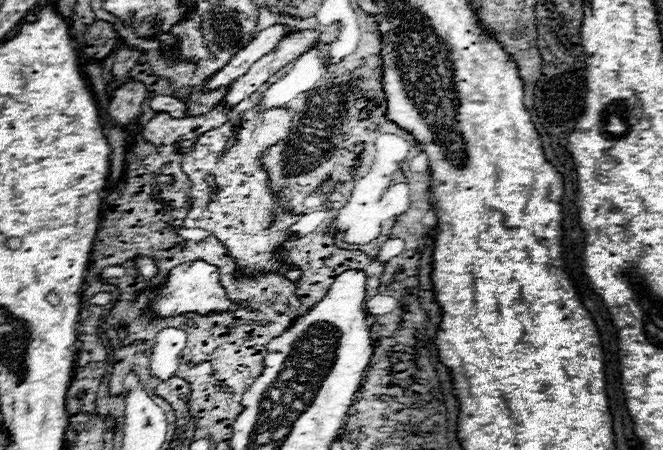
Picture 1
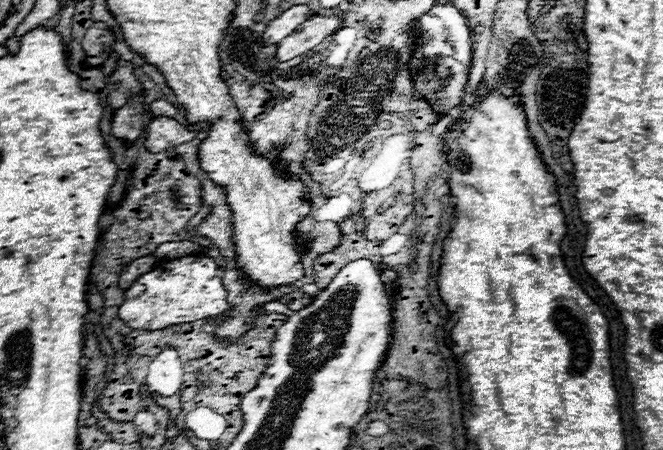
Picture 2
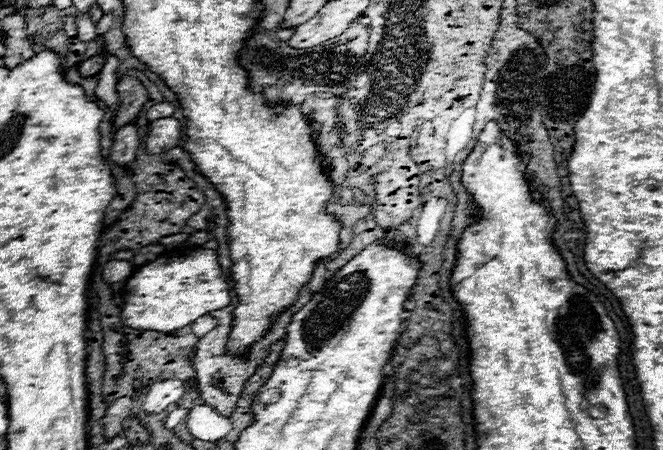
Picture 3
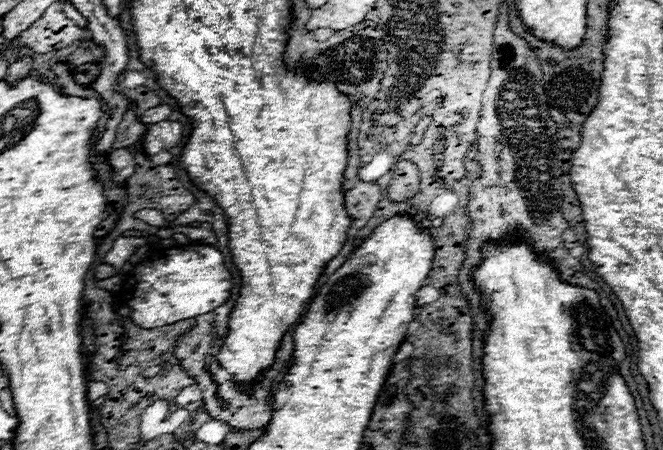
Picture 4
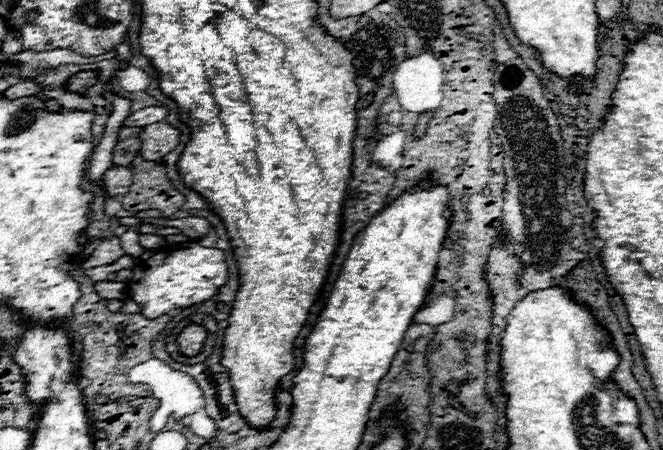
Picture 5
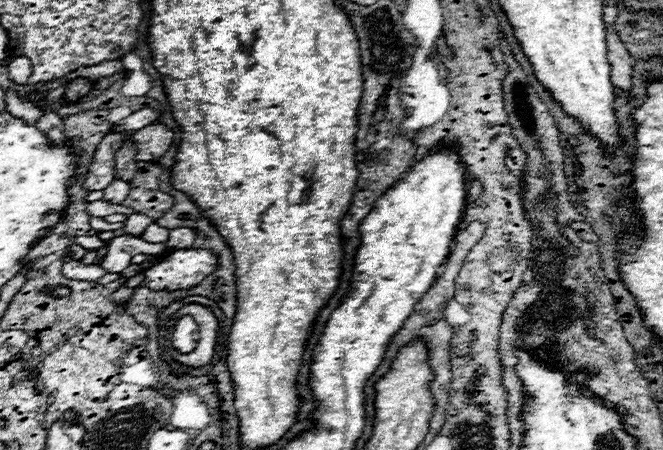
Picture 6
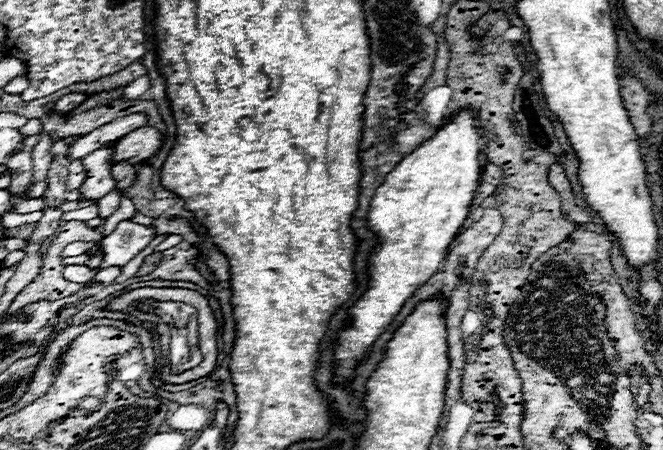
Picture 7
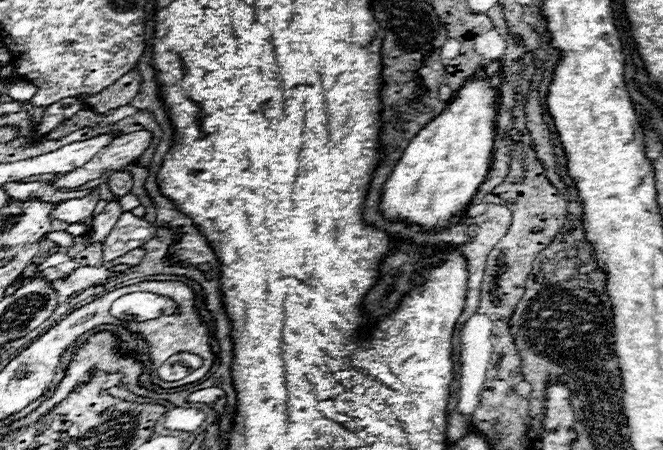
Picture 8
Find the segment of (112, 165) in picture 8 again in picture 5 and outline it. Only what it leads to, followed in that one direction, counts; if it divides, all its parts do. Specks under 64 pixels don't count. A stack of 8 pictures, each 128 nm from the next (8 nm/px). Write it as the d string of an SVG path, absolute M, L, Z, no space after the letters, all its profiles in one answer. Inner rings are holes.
M156 122L156 124L142 128L140 140L142 140L142 148L140 148L142 158L158 162L170 150L176 148L176 144L180 140L180 130L176 130L174 126L166 124L166 122Z

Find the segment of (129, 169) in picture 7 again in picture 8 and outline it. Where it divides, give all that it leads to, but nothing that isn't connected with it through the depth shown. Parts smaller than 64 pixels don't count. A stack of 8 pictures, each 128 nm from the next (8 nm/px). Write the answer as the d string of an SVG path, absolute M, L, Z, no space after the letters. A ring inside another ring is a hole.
M126 170L114 172L114 174L108 178L108 186L110 186L110 190L112 190L116 196L128 194L130 188L132 188L132 176L130 176L130 172L126 172Z

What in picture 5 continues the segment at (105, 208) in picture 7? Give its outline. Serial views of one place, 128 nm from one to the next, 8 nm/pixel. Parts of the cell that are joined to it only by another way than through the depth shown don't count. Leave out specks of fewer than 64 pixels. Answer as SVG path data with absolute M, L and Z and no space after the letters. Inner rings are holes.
M112 164L110 170L104 174L104 188L106 188L106 194L112 198L124 196L130 182L132 182L132 170L128 166Z

